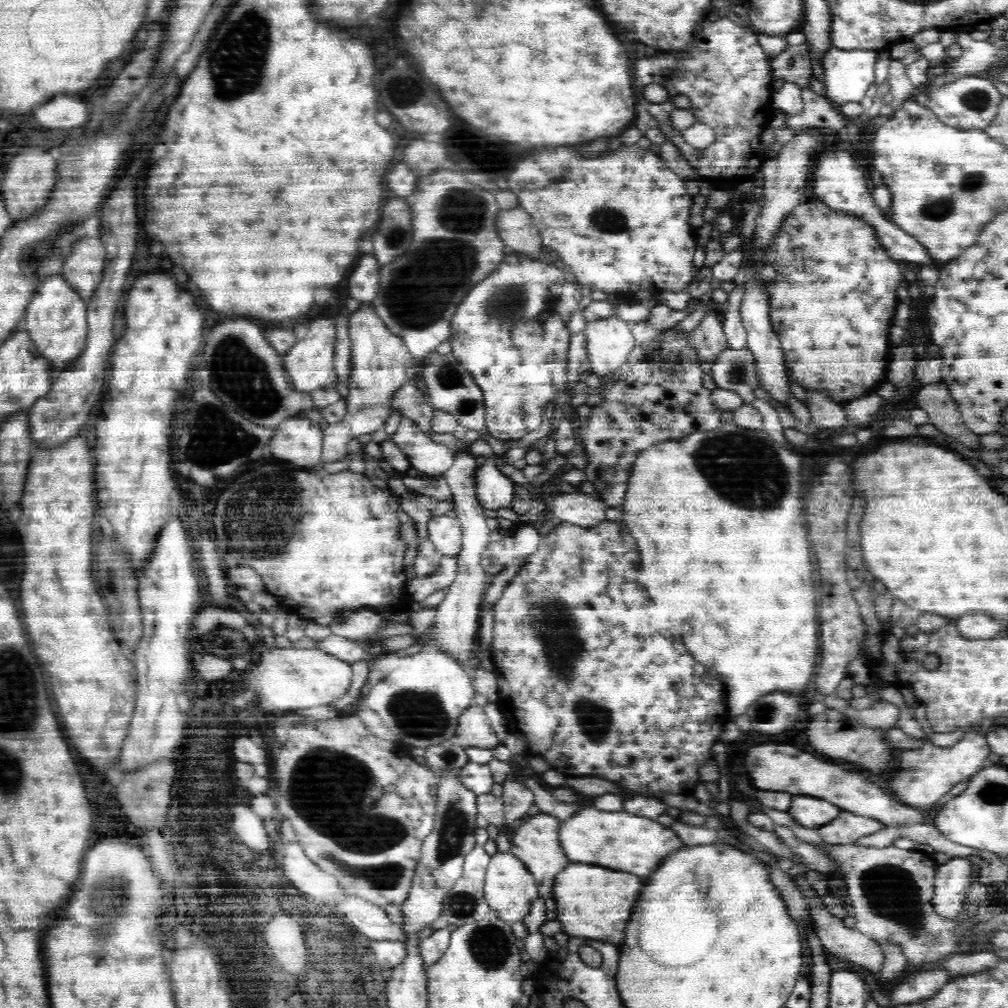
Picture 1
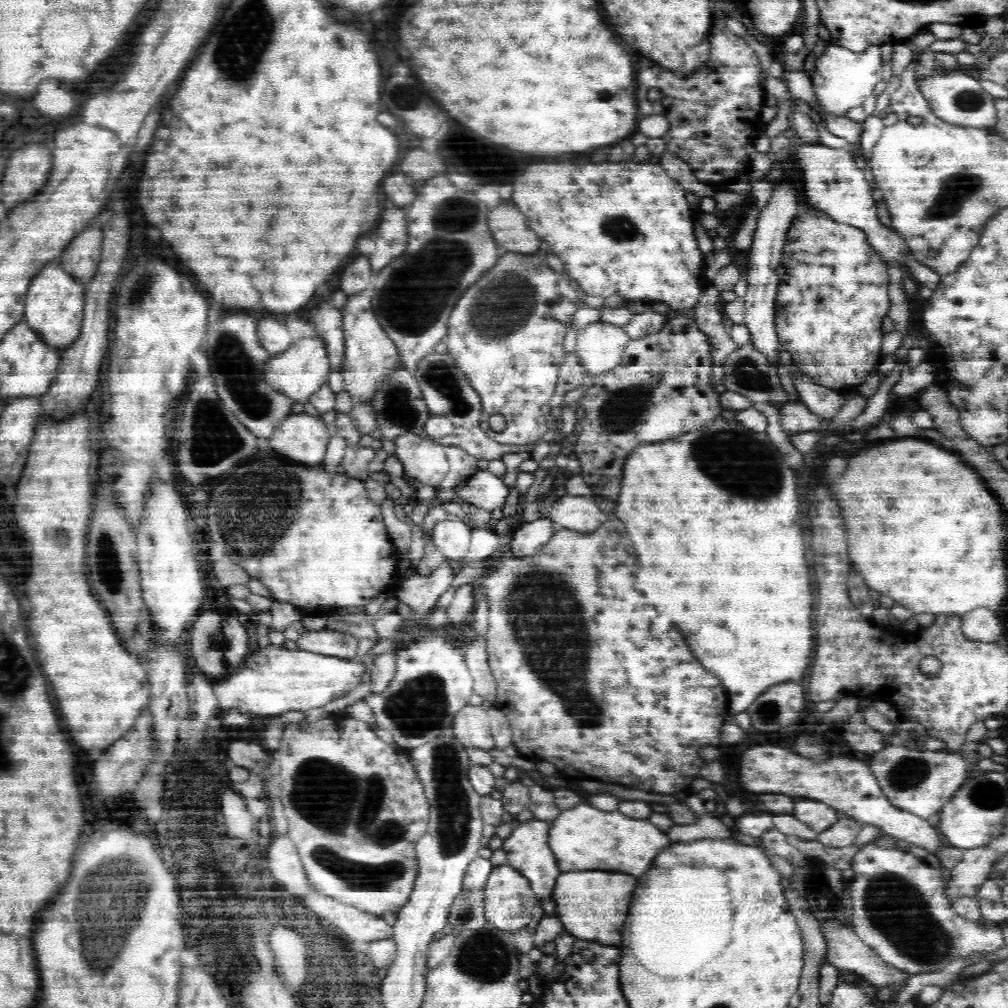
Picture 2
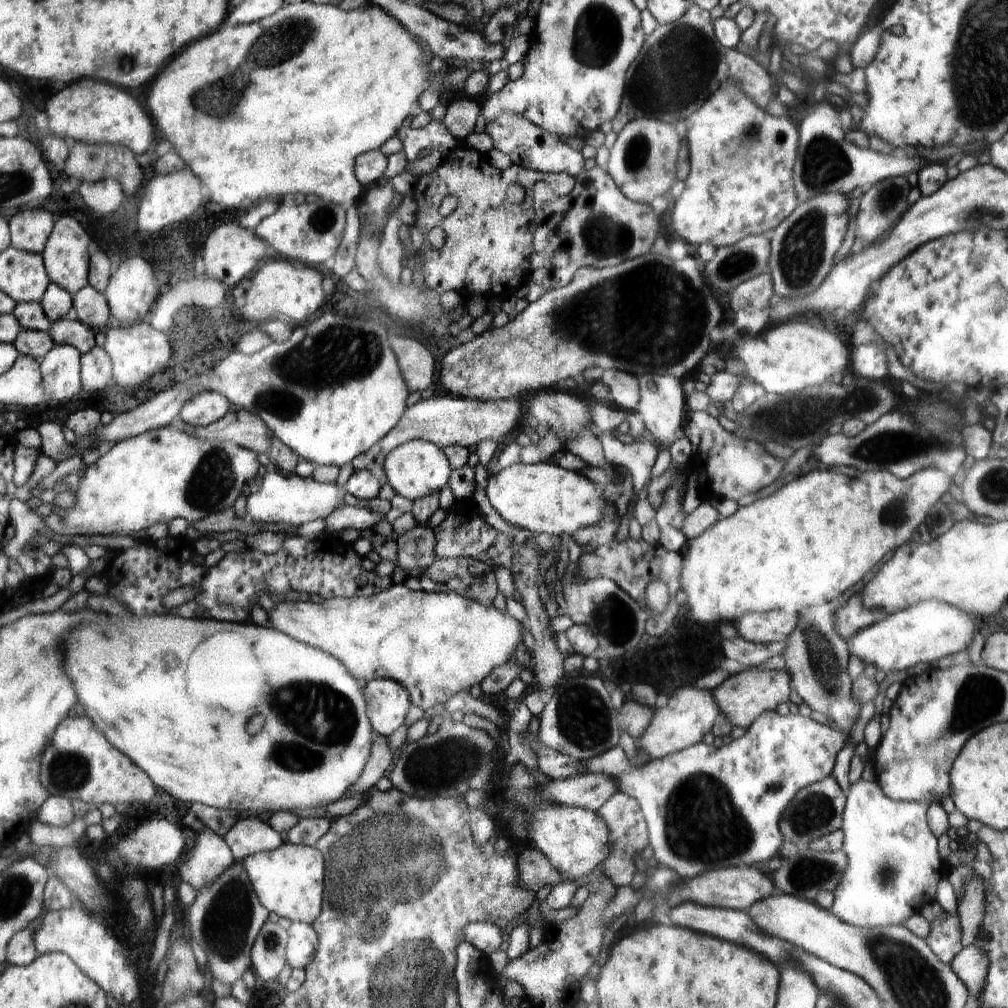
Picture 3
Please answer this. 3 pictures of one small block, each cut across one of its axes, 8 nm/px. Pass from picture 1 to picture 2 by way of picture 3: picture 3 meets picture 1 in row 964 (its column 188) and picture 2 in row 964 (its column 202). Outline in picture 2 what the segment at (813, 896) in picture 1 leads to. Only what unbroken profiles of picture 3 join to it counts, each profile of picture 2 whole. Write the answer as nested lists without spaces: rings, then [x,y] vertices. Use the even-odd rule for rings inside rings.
[[[832,918],[824,919],[824,921],[819,922],[819,925],[824,935],[825,960],[830,964],[833,964],[838,969],[852,971],[879,988],[893,985],[895,989],[898,989],[901,985],[905,985],[908,973],[893,967],[888,961],[884,960],[875,947],[868,946],[863,940],[860,940],[860,937],[850,925]]]

